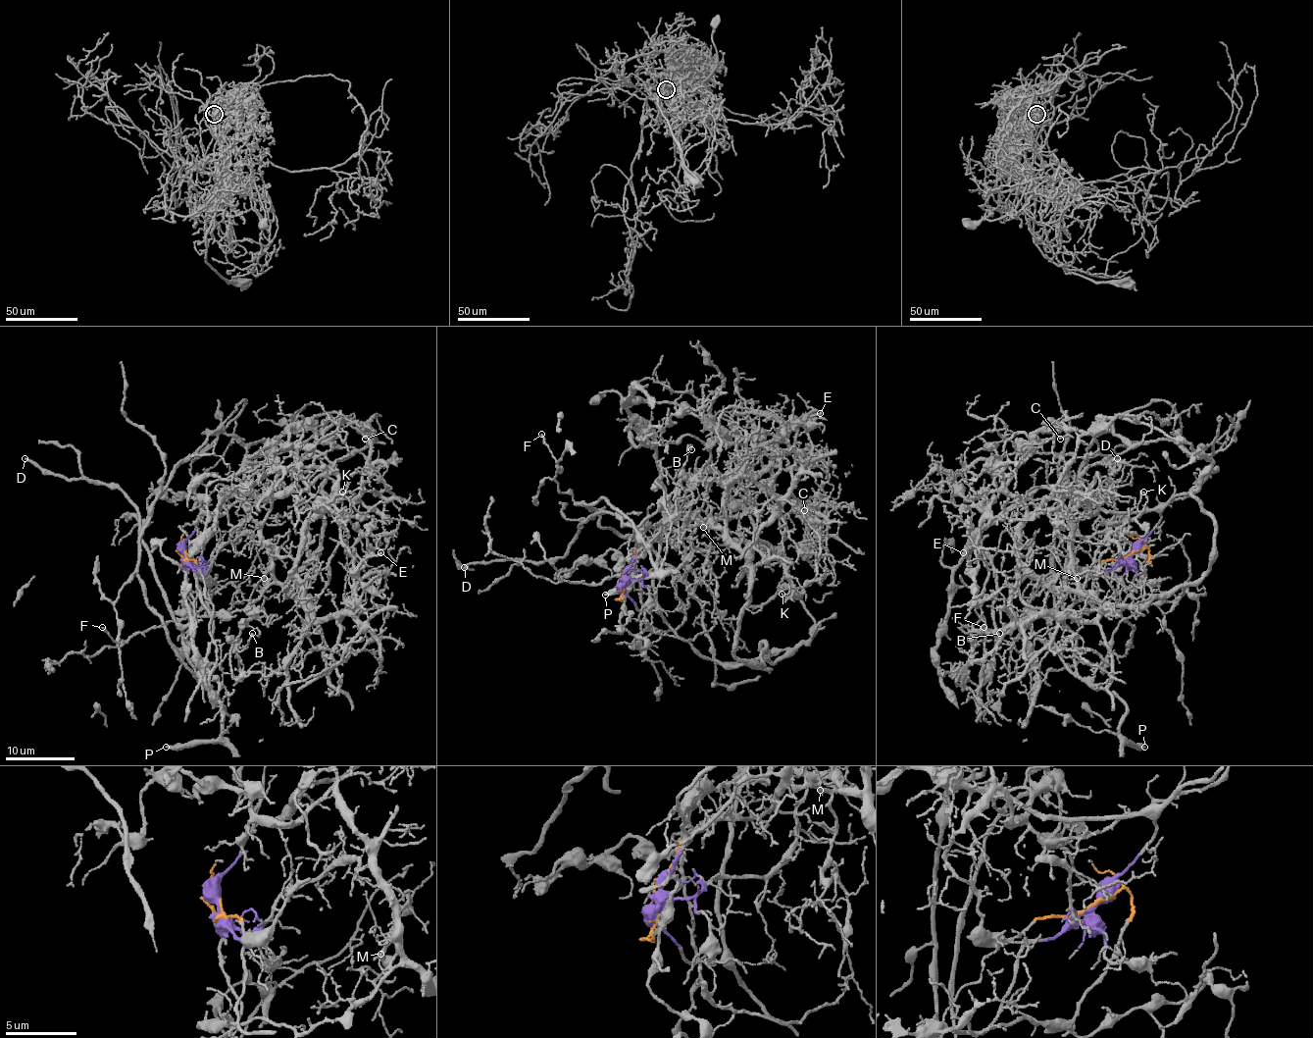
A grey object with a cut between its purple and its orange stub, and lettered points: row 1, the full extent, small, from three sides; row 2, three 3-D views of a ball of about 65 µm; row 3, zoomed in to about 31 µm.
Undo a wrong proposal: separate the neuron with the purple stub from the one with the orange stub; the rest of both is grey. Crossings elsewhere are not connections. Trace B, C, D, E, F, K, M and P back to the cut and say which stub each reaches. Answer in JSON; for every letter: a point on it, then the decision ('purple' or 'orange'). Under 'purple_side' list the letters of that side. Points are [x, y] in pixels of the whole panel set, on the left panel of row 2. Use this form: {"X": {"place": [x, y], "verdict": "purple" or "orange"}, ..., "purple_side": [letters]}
{"B": {"place": [252, 633], "verdict": "purple"}, "C": {"place": [365, 439], "verdict": "purple"}, "D": {"place": [25, 458], "verdict": "orange"}, "E": {"place": [380, 552], "verdict": "purple"}, "F": {"place": [102, 627], "verdict": "orange"}, "K": {"place": [342, 492], "verdict": "purple"}, "M": {"place": [264, 578], "verdict": "purple"}, "P": {"place": [166, 747], "verdict": "orange"}, "purple_side": ["B", "C", "E", "K", "M"]}

